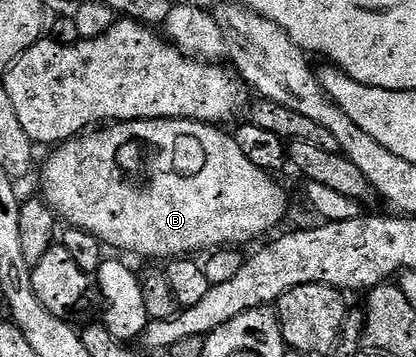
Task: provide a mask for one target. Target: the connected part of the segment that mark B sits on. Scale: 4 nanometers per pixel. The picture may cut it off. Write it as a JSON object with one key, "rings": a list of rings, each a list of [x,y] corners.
{"rings":[[[130,119],[127,121],[116,121],[111,125],[104,125],[101,131],[93,130],[91,133],[81,133],[76,136],[74,139],[67,140],[55,148],[56,151],[48,160],[44,163],[44,176],[41,177],[40,183],[44,186],[44,192],[42,192],[42,198],[53,211],[56,212],[57,216],[65,224],[71,225],[73,227],[78,227],[80,229],[86,229],[94,237],[98,237],[101,241],[101,244],[105,248],[111,249],[111,247],[117,247],[120,251],[129,251],[132,255],[145,255],[148,259],[164,259],[163,261],[171,261],[177,257],[192,257],[197,253],[195,251],[204,251],[207,247],[212,247],[211,249],[228,249],[233,245],[240,245],[236,243],[248,243],[251,239],[256,239],[259,235],[264,235],[284,214],[288,211],[288,195],[275,183],[273,176],[269,172],[258,169],[258,165],[253,165],[246,156],[242,153],[242,149],[238,149],[235,138],[231,134],[223,135],[221,128],[219,126],[213,125],[211,123],[196,123],[192,119]]]}

